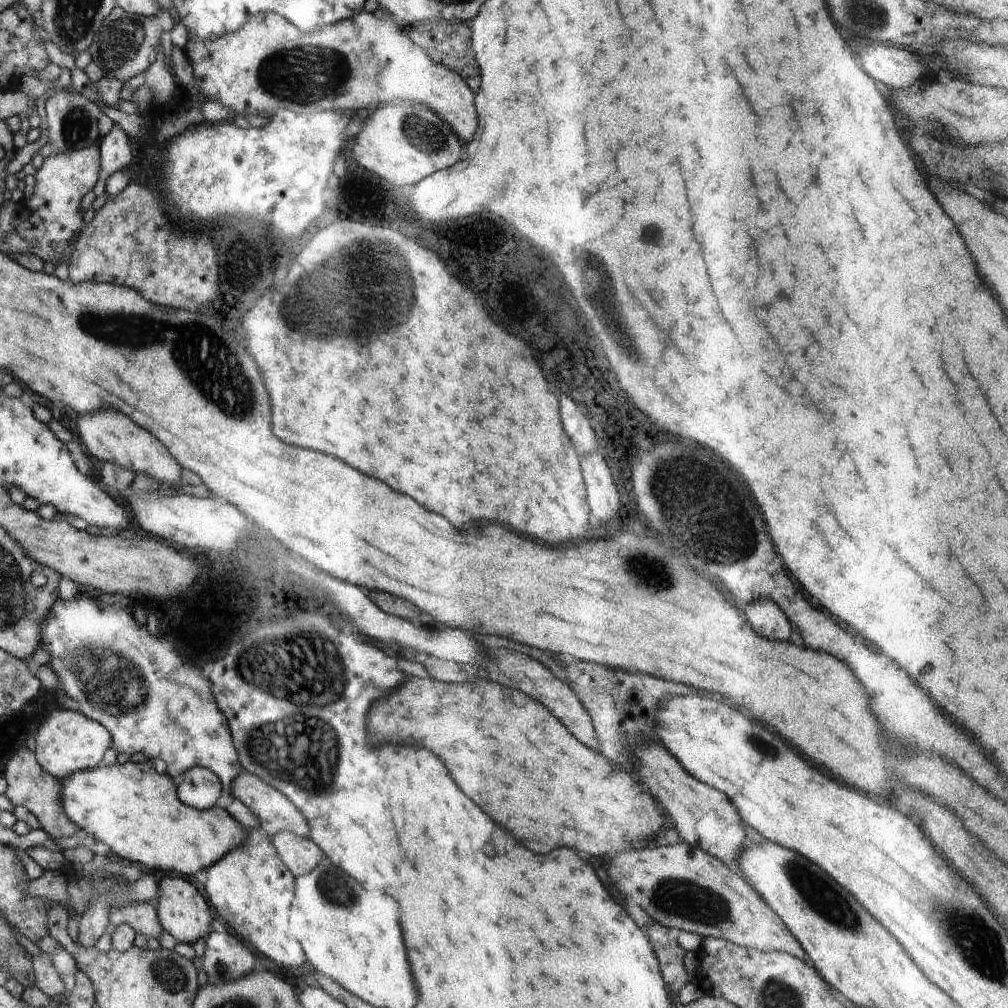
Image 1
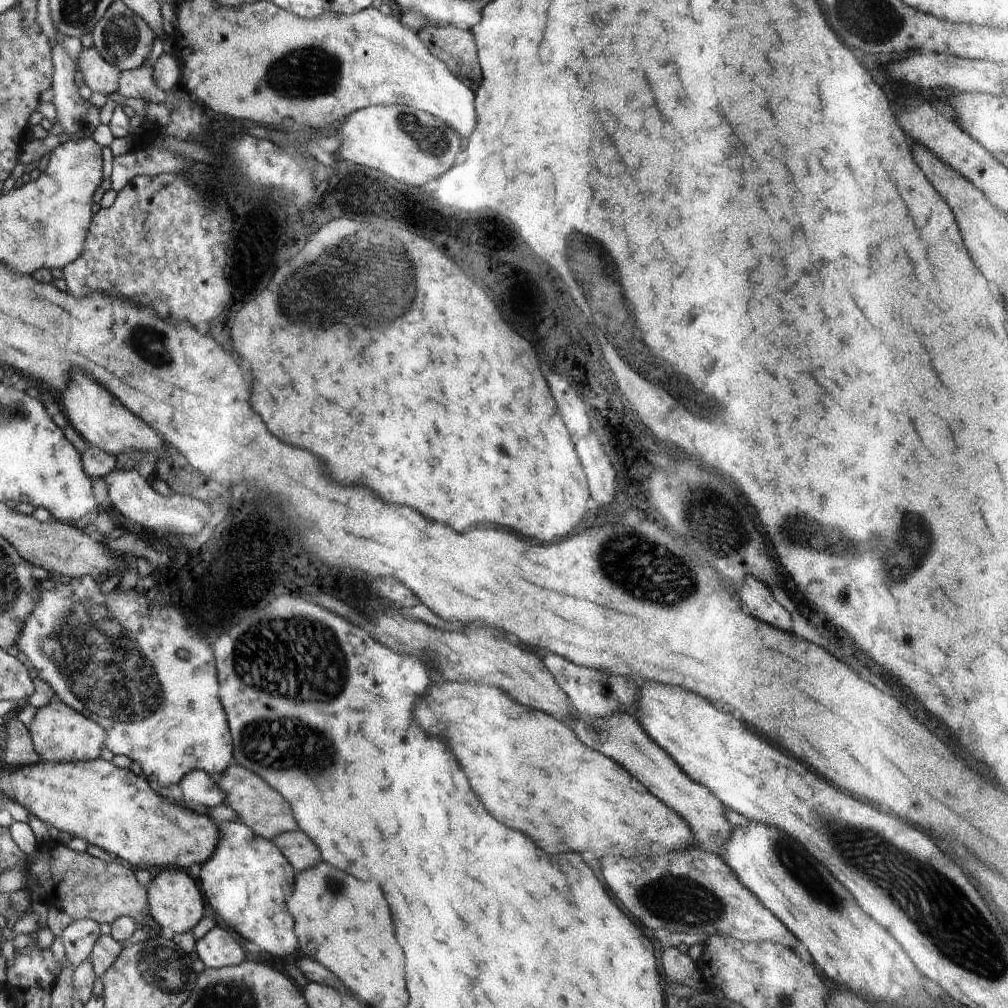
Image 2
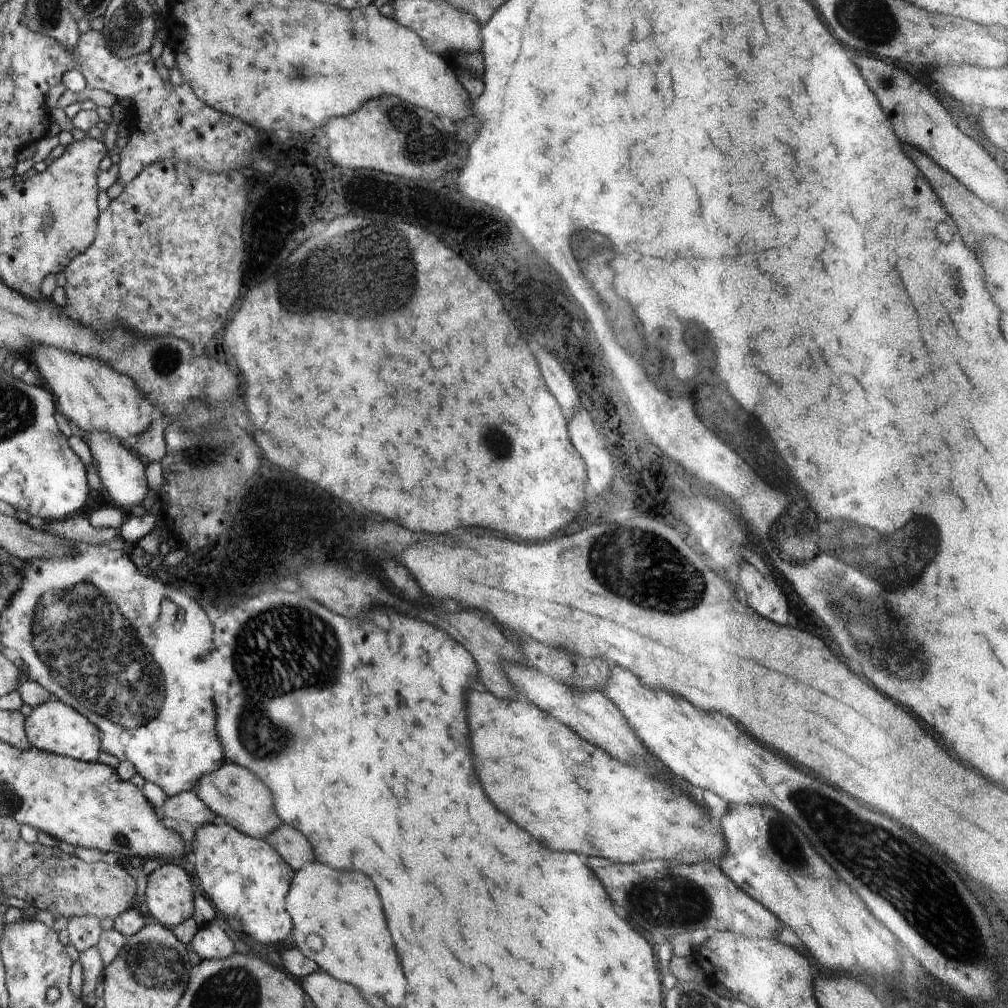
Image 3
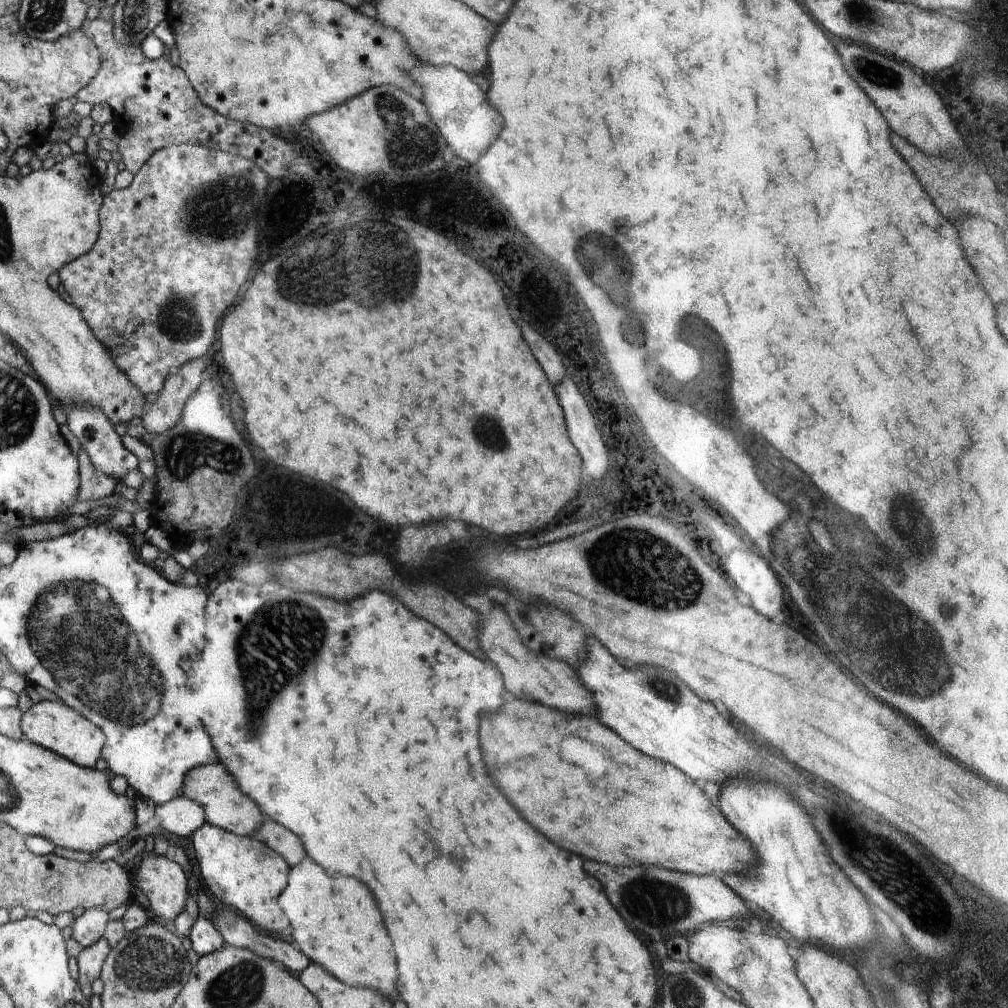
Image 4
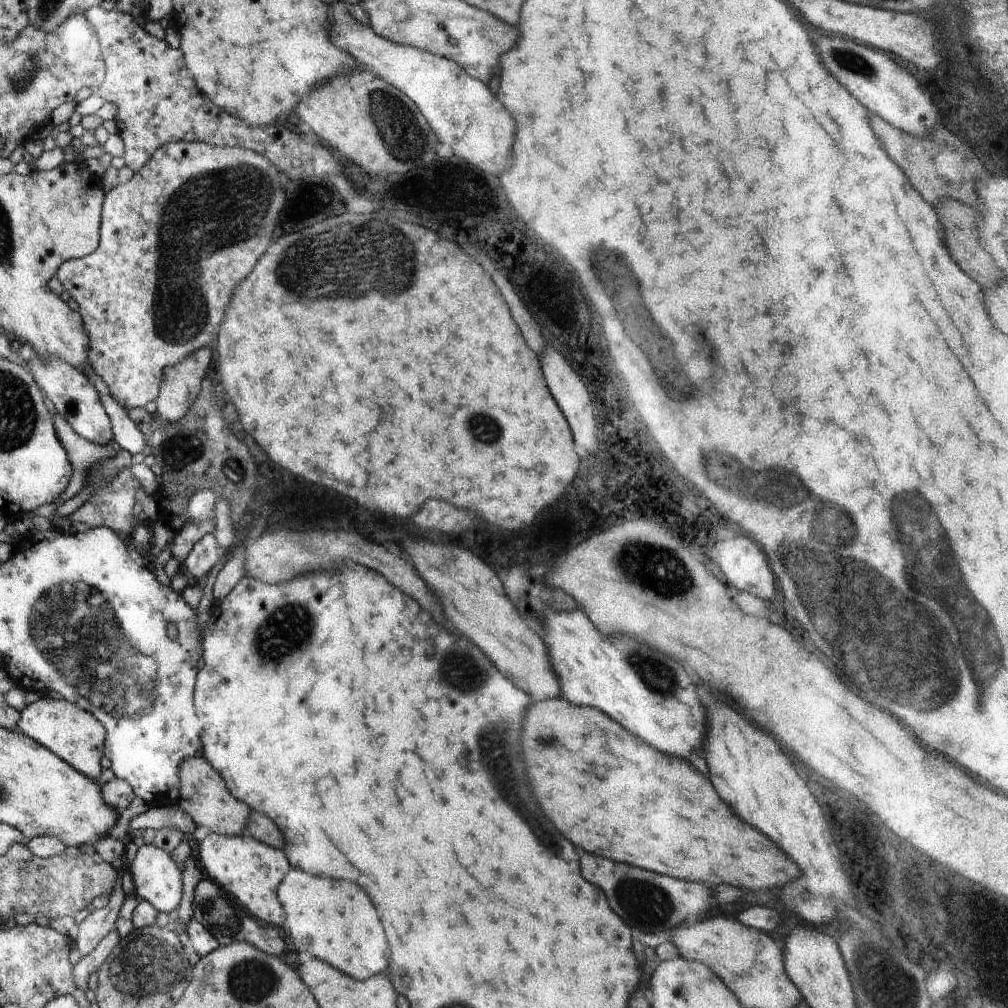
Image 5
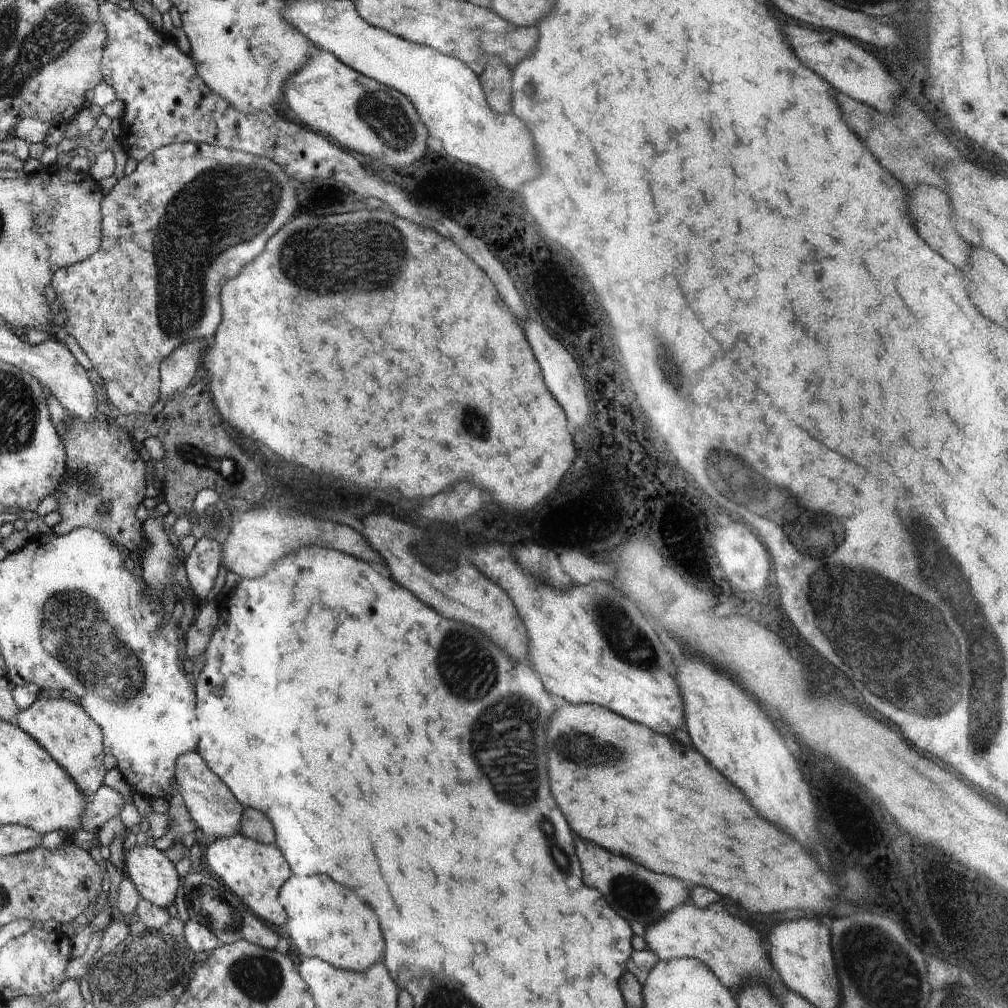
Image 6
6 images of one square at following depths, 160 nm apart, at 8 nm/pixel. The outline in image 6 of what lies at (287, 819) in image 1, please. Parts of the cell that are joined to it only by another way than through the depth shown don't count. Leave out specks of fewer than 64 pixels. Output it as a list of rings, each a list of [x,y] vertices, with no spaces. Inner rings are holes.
[[[197,751],[182,754],[178,758],[175,765],[175,783],[178,784],[191,820],[206,836],[212,835],[218,839],[241,834],[244,806],[228,790],[224,782],[210,770]]]

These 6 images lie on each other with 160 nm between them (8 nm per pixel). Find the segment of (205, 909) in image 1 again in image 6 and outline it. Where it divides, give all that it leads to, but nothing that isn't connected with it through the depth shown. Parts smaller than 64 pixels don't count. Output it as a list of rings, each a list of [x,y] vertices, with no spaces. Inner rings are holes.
[[[136,843],[125,856],[124,873],[136,884],[141,899],[165,909],[175,902],[180,877],[175,865],[156,847]]]

